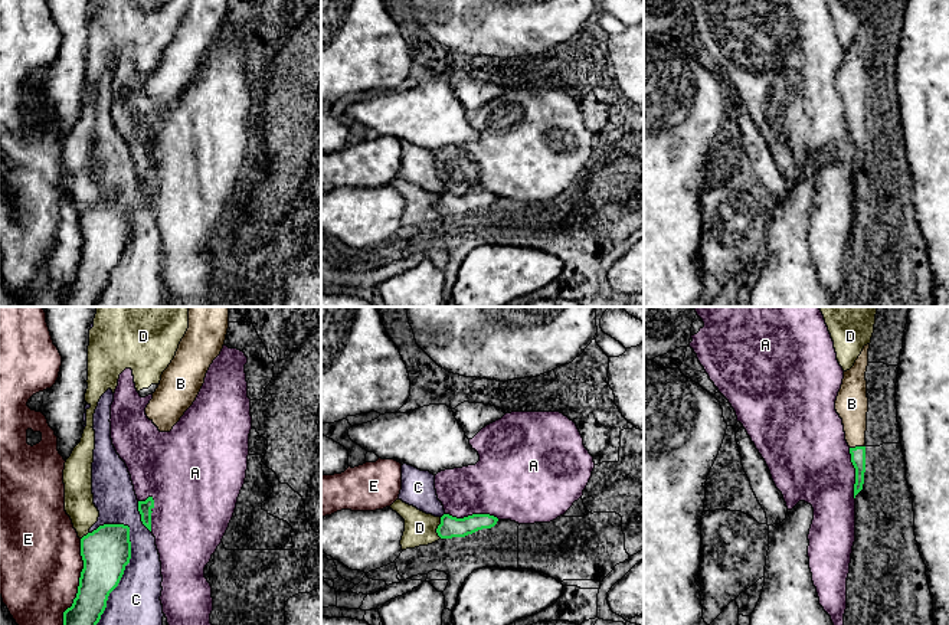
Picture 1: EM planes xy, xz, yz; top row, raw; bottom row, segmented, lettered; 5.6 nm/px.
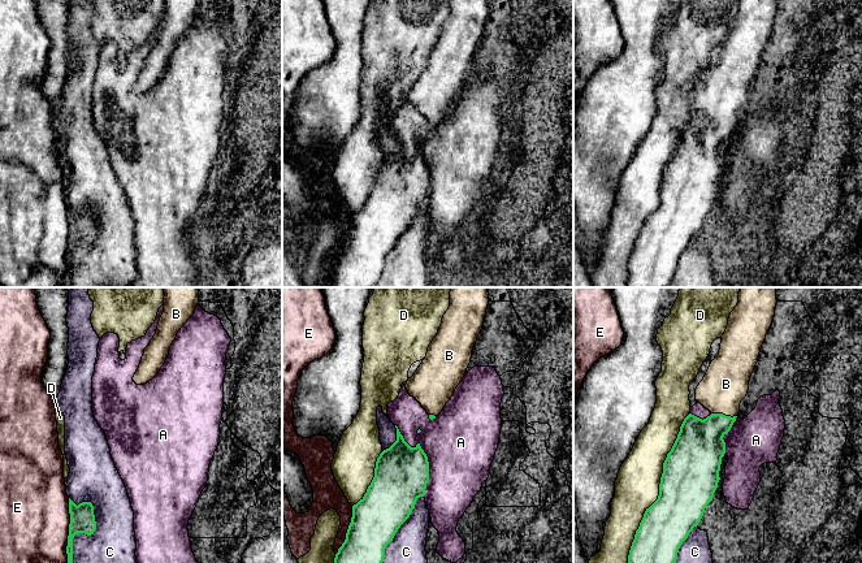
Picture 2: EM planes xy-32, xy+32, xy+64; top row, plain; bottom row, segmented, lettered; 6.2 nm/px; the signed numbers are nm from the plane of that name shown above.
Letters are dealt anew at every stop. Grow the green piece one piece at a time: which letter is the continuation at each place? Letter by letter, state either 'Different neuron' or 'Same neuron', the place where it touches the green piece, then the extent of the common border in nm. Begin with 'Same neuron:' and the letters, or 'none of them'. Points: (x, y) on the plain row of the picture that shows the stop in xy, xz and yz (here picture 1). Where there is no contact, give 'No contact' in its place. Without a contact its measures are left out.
Same neuron: B
A: Different neuron. Touches green at xz (473, 192). Shared border 300 nm
B: Same neuron. Touches green at yz (856, 124). Shared border 80 nm
C: Different neuron. Touches green at xy (123, 251). Shared border 600 nm
D: Different neuron. Touches green at xz (438, 205). Shared border 120 nm
E: Different neuron. Touches green at xy (79, 261). Shared border 500 nm

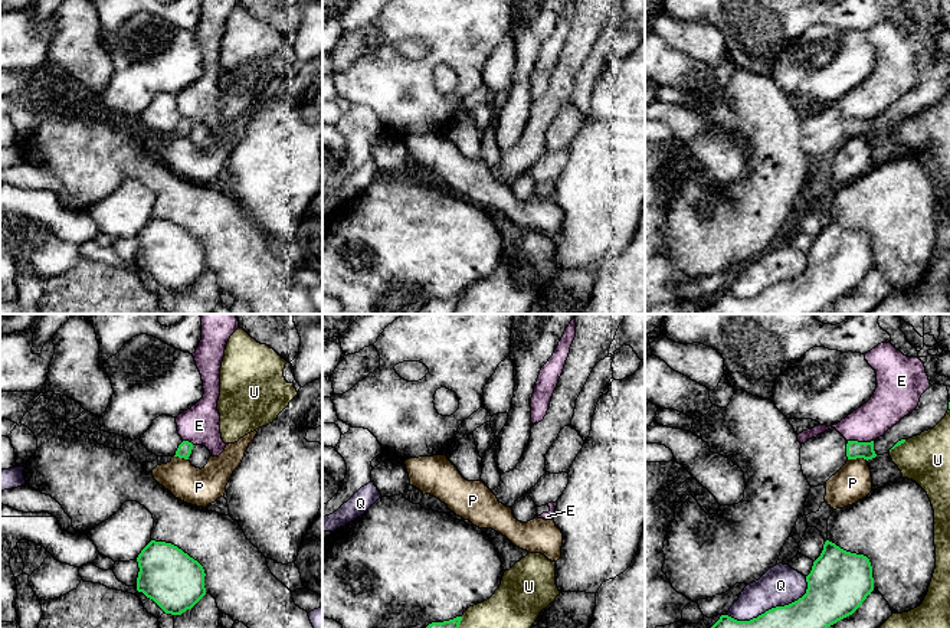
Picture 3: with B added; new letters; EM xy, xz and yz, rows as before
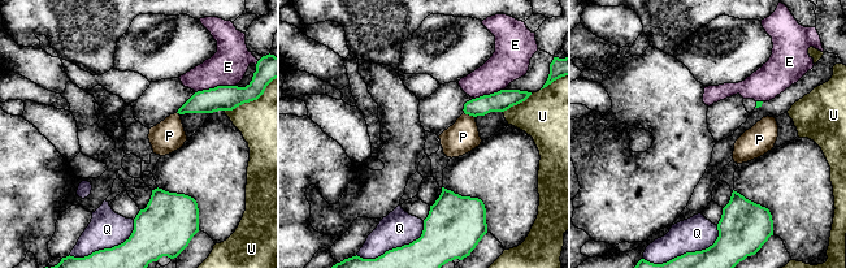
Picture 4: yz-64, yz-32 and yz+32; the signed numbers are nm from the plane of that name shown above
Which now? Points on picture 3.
Same neuron: none of them
E: Different neuron. Touches green at yz (861, 120). Shared border 140 nm
P: Different neuron. Touches green at yz (858, 134). Shared border 110 nm
Q: Different neuron. Touches green at yz (773, 285). Shared border 500 nm
U: Different neuron. Touches green at xz (458, 304). Shared border 120 nm

